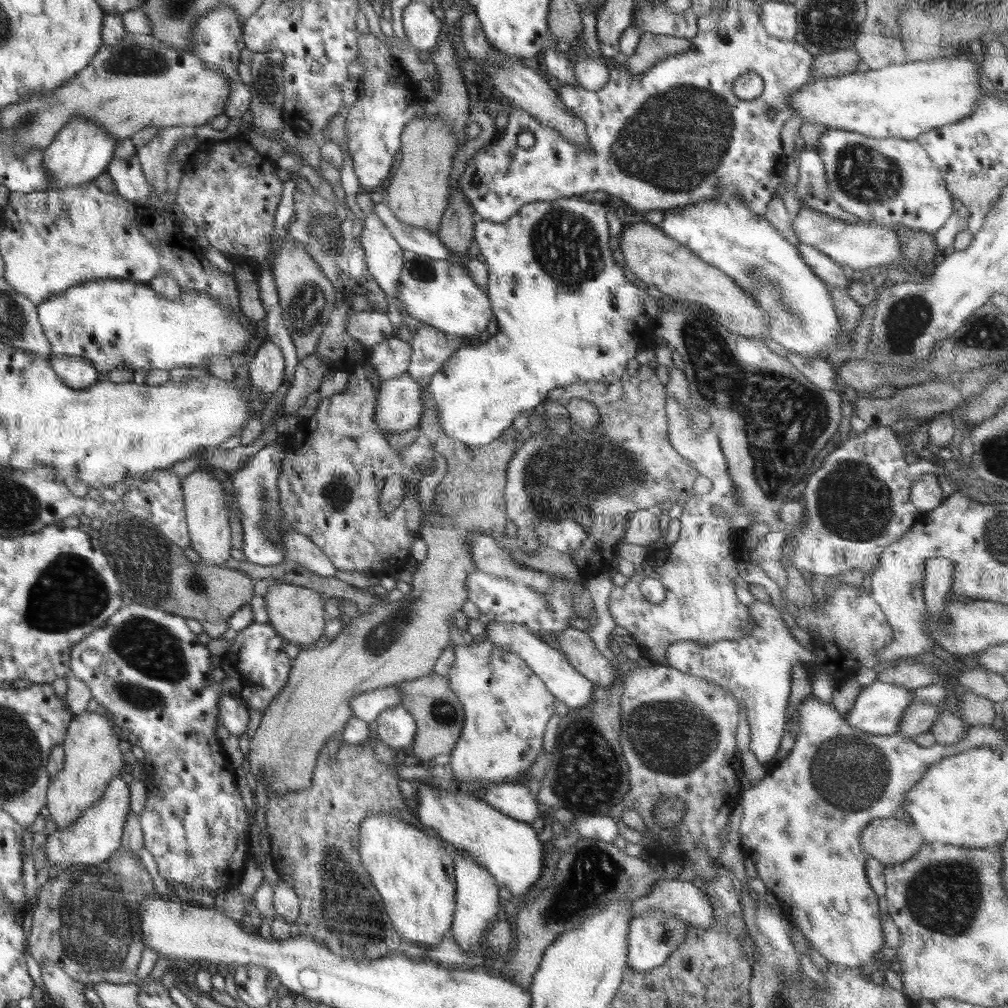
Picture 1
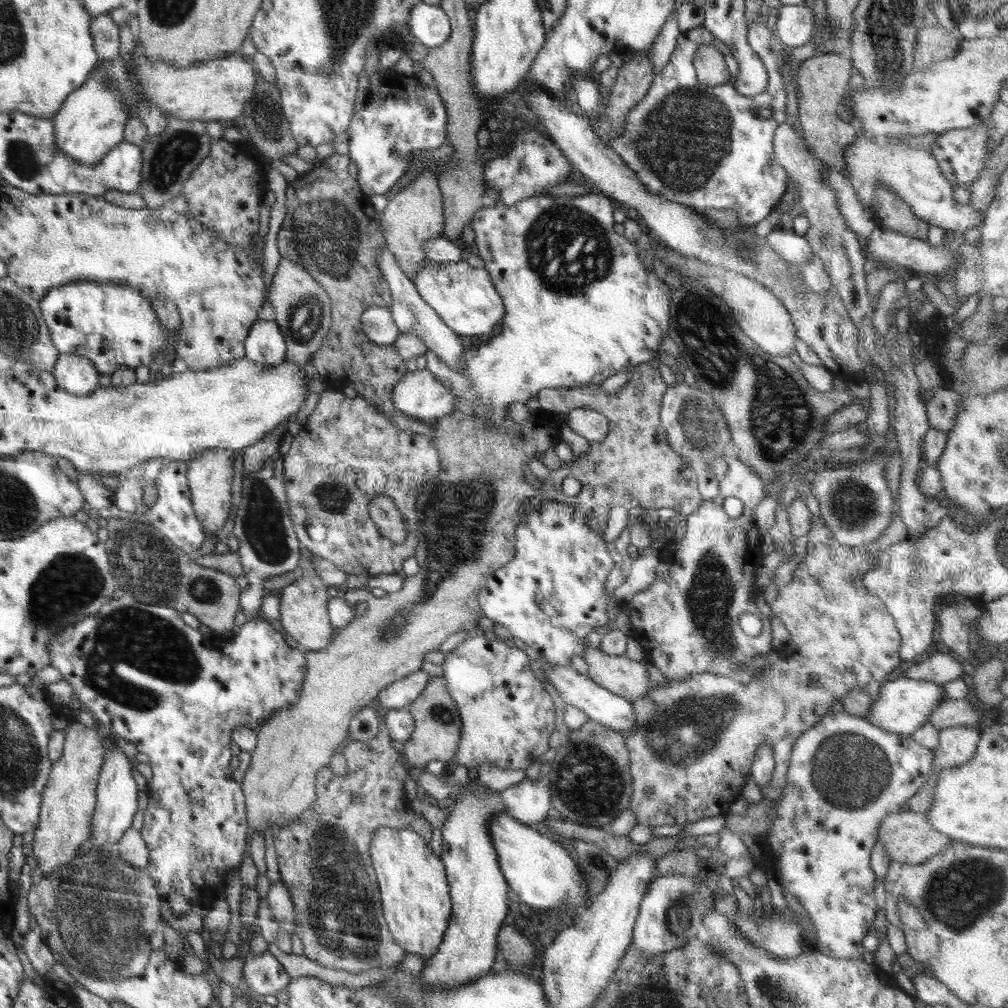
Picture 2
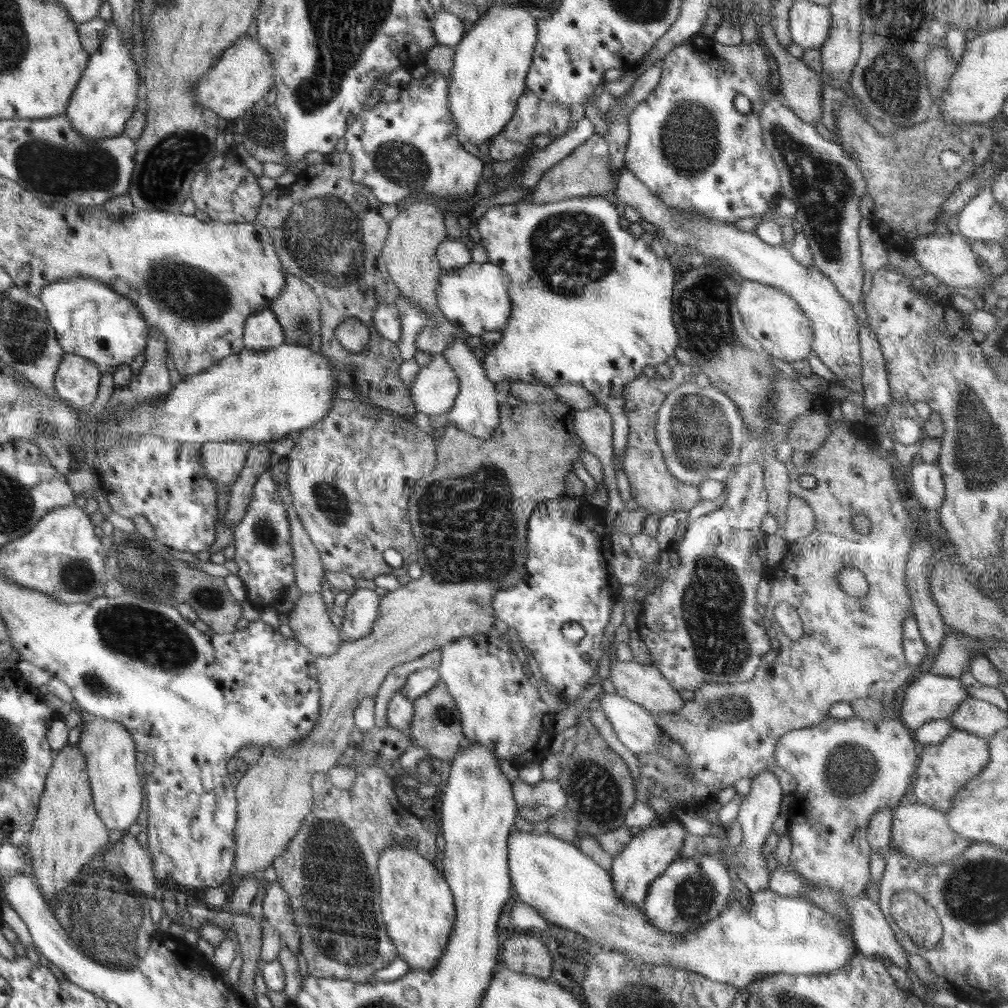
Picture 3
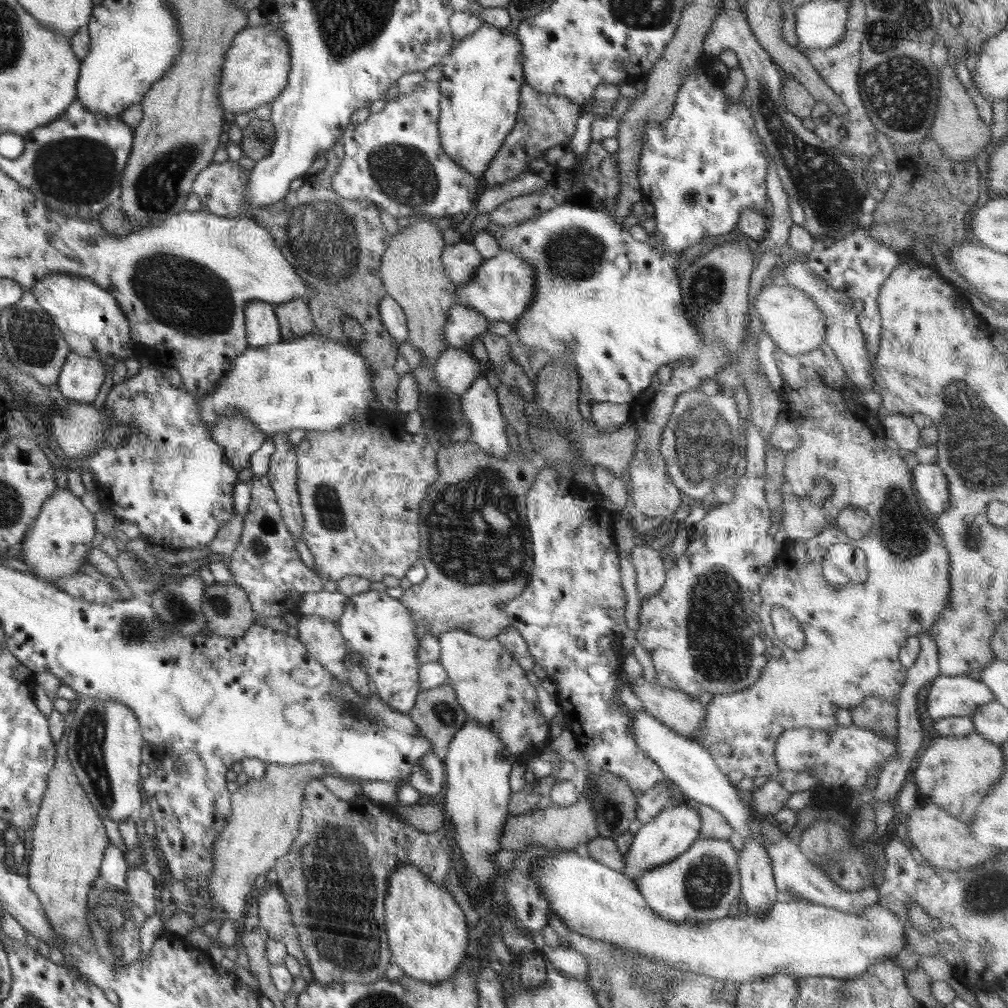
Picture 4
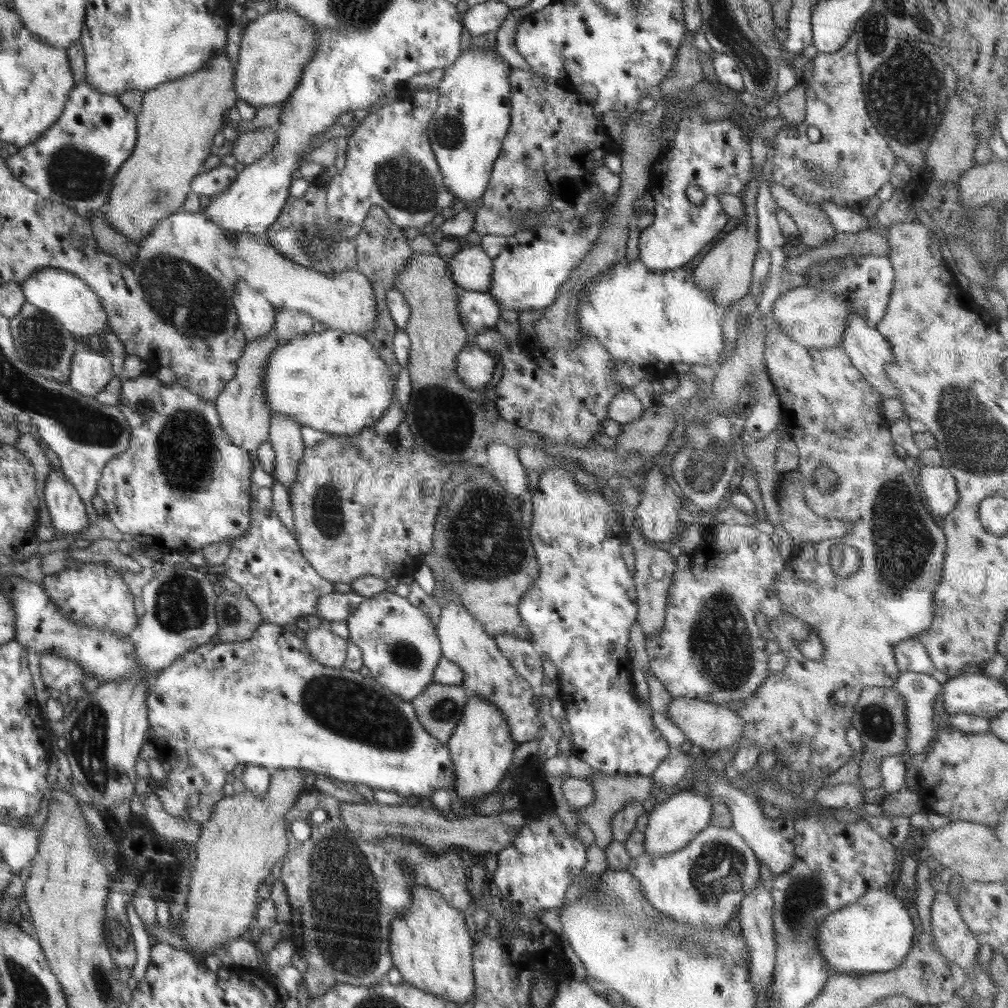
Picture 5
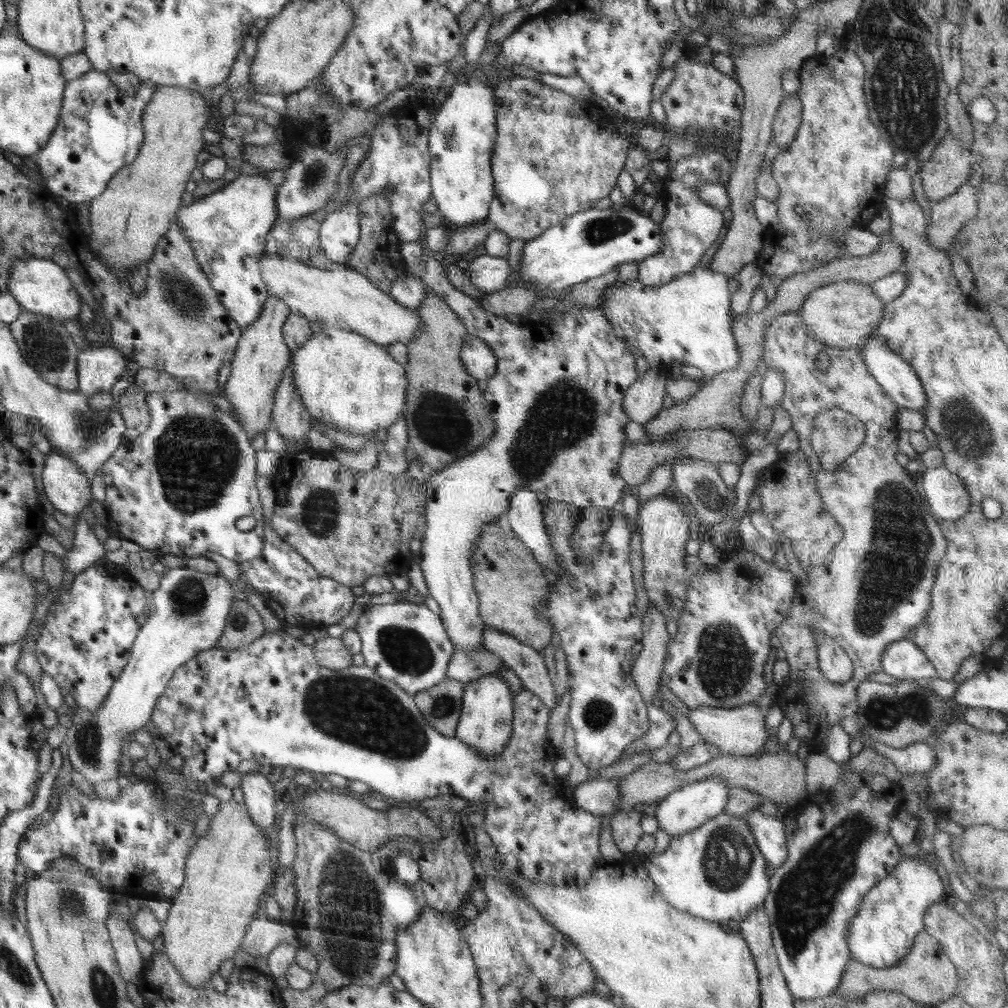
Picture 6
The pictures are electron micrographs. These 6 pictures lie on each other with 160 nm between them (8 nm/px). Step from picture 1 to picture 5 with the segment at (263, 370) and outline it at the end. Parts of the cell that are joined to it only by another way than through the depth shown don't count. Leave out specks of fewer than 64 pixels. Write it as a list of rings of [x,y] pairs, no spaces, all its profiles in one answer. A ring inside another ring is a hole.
[[[236,281],[234,303],[247,342],[264,339],[273,331],[277,308],[255,288],[244,281]]]

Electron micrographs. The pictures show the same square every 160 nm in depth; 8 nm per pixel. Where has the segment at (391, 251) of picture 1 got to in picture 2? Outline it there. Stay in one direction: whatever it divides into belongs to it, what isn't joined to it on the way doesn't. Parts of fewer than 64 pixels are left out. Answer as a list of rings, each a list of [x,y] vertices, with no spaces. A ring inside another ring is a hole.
[[[384,248],[379,252],[378,265],[380,273],[384,277],[384,281],[388,284],[390,294],[392,297],[392,306],[390,306],[390,312],[394,321],[394,324],[398,327],[398,331],[401,335],[414,334],[418,338],[422,339],[422,342],[426,343],[426,347],[432,352],[438,355],[441,361],[449,364],[449,367],[456,367],[460,369],[463,367],[463,352],[464,346],[460,341],[460,335],[454,333],[451,328],[448,328],[444,321],[434,312],[433,308],[430,308],[416,290],[415,284],[408,279],[408,276],[398,268],[396,264],[396,258],[387,249]]]

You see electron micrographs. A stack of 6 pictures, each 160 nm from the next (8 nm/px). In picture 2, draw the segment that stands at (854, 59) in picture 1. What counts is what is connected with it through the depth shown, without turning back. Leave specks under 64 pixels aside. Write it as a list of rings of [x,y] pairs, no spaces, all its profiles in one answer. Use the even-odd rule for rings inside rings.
[[[822,52],[807,58],[800,69],[796,82],[800,86],[798,101],[798,127],[802,130],[803,138],[807,142],[807,149],[821,158],[830,167],[836,167],[845,176],[845,160],[843,150],[857,136],[857,128],[840,119],[836,110],[847,94],[850,78],[853,75],[853,64],[840,53]]]

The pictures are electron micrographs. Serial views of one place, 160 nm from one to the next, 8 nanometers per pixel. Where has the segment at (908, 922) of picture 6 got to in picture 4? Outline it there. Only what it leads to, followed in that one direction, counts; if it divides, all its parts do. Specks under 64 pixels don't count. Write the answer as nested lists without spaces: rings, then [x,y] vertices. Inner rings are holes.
[[[575,850],[558,851],[551,857],[538,859],[535,864],[537,884],[548,901],[553,915],[558,915],[571,932],[594,940],[605,940],[621,950],[637,952],[648,961],[656,961],[684,972],[711,976],[718,980],[730,980],[749,984],[775,974],[793,974],[800,977],[836,977],[848,979],[864,972],[872,964],[886,962],[896,956],[905,944],[905,931],[900,919],[882,904],[875,902],[861,912],[842,912],[806,900],[790,901],[783,897],[771,904],[759,917],[743,913],[735,917],[691,924],[675,923],[662,918],[651,910],[638,887],[622,872],[614,870],[592,857],[583,858]]]

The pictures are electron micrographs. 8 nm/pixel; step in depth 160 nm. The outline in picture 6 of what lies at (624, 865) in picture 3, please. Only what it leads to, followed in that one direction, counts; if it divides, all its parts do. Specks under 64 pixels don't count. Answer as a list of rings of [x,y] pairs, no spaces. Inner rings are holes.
[[[711,776],[704,780],[698,780],[694,784],[684,785],[682,788],[665,796],[656,809],[655,818],[658,821],[658,829],[670,836],[681,836],[686,832],[700,827],[725,811],[729,786],[722,776]]]

